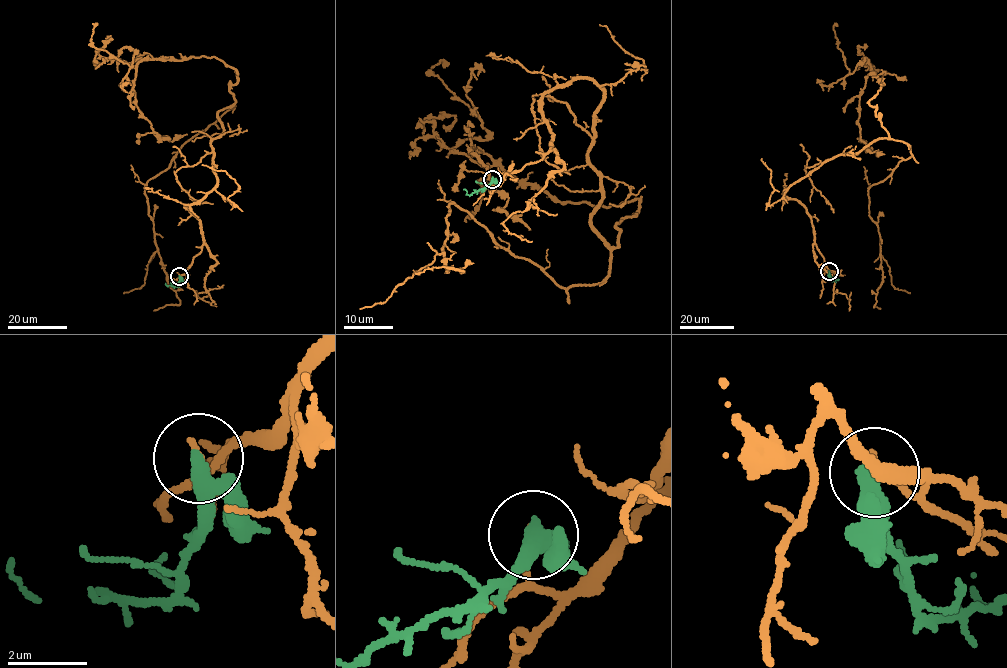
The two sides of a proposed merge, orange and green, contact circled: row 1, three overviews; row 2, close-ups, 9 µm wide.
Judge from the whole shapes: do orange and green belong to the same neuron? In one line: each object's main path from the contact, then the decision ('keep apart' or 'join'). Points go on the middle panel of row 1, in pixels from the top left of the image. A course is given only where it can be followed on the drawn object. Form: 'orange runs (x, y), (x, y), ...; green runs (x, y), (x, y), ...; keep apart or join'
orange runs (493, 179), (553, 146), (542, 97), (588, 78), (610, 273), (561, 286), (453, 203), (464, 271), (415, 272); green runs (493, 179), (470, 195), (464, 188); keep apart

